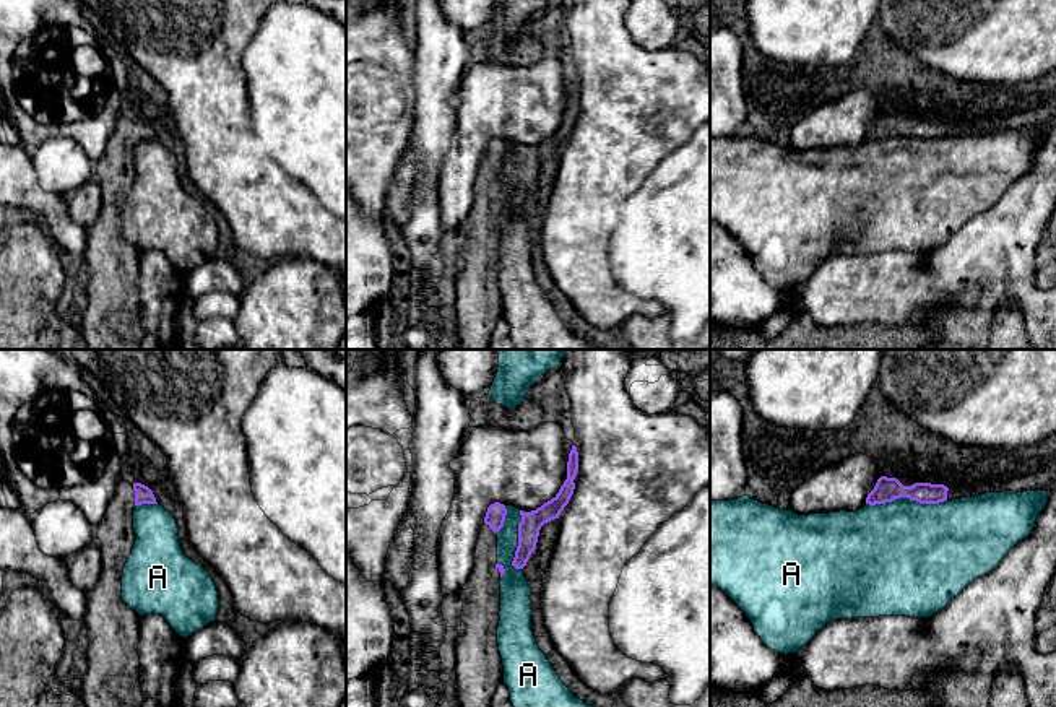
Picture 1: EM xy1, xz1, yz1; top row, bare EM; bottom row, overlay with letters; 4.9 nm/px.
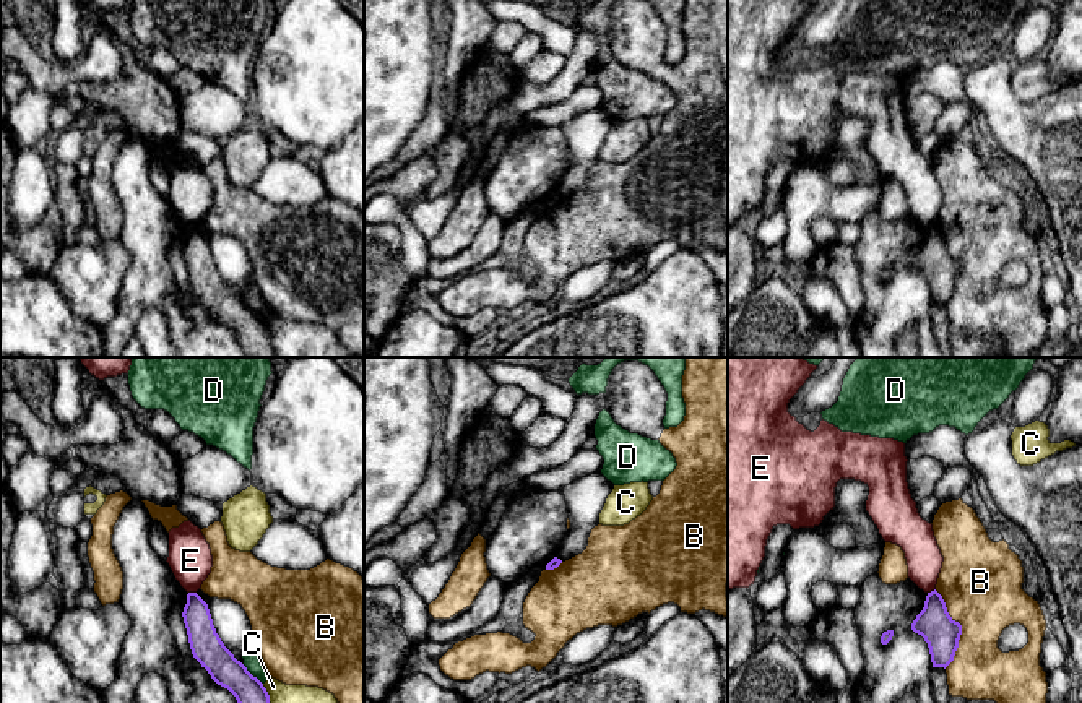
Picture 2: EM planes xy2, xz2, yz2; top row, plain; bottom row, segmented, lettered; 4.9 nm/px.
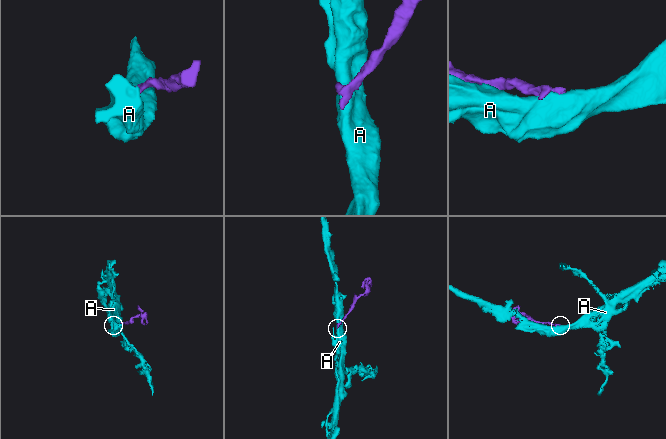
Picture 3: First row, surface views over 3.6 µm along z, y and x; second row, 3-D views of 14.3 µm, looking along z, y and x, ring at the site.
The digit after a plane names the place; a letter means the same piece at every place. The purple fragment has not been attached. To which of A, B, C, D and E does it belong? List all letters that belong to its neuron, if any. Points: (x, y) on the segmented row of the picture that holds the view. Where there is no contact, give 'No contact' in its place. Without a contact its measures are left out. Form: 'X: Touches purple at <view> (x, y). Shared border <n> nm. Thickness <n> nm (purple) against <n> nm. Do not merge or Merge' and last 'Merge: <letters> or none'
A: Touches purple at yz1 (905, 496). Shared border 400 nm. Thickness 120 nm (purple) against 460 nm. Do not merge
B: Touches purple at yz2 (960, 629). Shared border 400 nm. Thickness 170 nm (purple) against 400 nm. Do not merge
C: Touches purple at xy2 (267, 694). Shared border 100 nm. Thickness 160 nm (purple) against 100 nm. Do not merge
D: Touches purple at xy2 (251, 674). Shared border 140 nm. Thickness 160 nm (purple) against 100 nm. Do not merge
E: Touches purple at xy2 (192, 593). Shared border 40 nm. Thickness 150 nm (purple) against 220 nm. Do not merge
Merge: none

